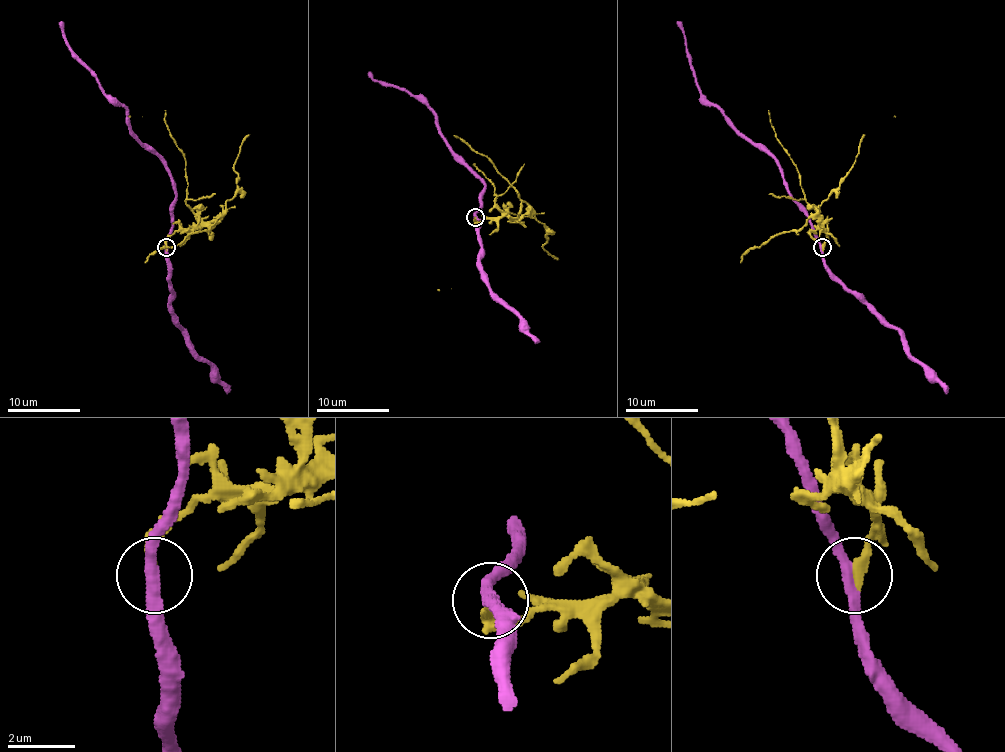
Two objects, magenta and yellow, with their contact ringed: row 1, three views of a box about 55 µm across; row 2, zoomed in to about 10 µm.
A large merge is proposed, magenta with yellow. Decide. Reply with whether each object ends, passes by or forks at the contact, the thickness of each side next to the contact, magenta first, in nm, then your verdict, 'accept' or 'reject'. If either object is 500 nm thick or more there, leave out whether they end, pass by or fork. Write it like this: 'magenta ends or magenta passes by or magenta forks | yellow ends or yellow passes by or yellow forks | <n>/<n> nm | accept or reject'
magenta passes by | yellow ends | 340/320 nm | reject

